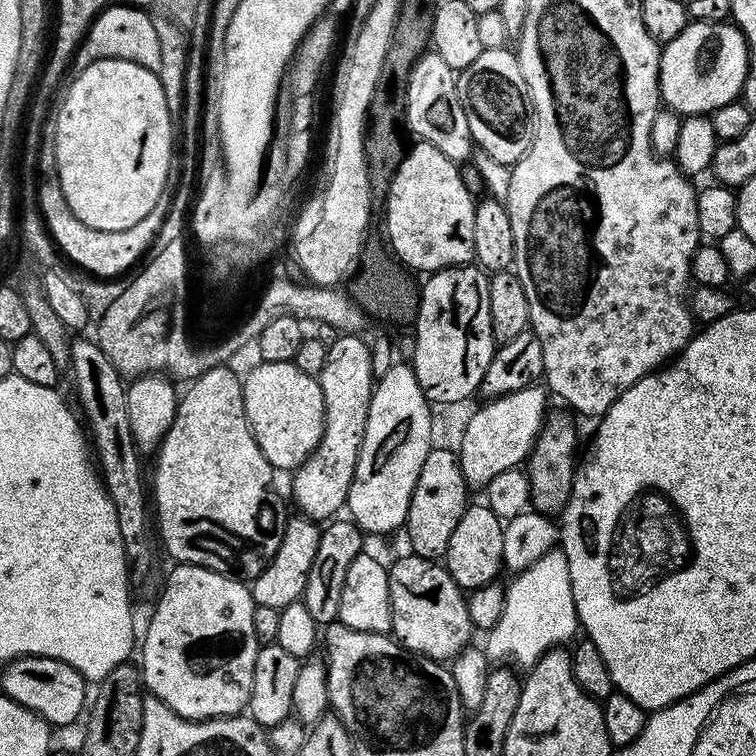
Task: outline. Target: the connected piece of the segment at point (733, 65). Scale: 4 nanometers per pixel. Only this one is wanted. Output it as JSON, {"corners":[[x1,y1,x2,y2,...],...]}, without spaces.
{"corners":[[689,22,660,53,660,99,681,117,703,116,743,93,748,73,748,43,731,22]]}

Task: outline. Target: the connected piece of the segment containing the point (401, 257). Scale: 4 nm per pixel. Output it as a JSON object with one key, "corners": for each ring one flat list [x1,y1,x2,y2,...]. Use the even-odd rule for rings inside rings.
{"corners":[[423,142,413,145,413,148,411,145,405,151,404,161,398,166,386,197,388,205,384,208,384,224,392,239,391,251,401,264,417,273,431,274,442,268,471,265,474,260,474,214,477,201,466,190,461,169,450,158,446,158,442,150]]}

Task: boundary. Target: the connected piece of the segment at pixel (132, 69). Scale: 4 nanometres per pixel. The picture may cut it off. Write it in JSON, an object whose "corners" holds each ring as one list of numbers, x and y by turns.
{"corners":[[99,60,90,66,86,66,86,70,76,72,74,78,76,81,69,86,68,93,65,94,64,101,60,104,60,113,55,113,54,116,56,121,55,157,64,201,68,203,75,216,82,218,82,222,86,222,86,226,90,226,94,230,121,232,130,226,134,226,134,222,142,222,142,218,146,218,146,214,150,214,150,210,154,210,154,206,165,195,164,187,168,184,168,167,172,164,172,124,174,124,174,117,168,113,166,94,160,85,159,75,138,66,134,62]]}

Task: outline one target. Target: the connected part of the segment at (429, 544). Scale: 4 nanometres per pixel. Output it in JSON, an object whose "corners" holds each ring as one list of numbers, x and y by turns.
{"corners":[[433,447,422,462,418,482,414,482,414,494,410,498,410,510,406,521,406,533,412,543,411,551,427,560,443,561,450,534,458,526,458,518,468,509,470,489,462,474,459,455,448,448]]}

